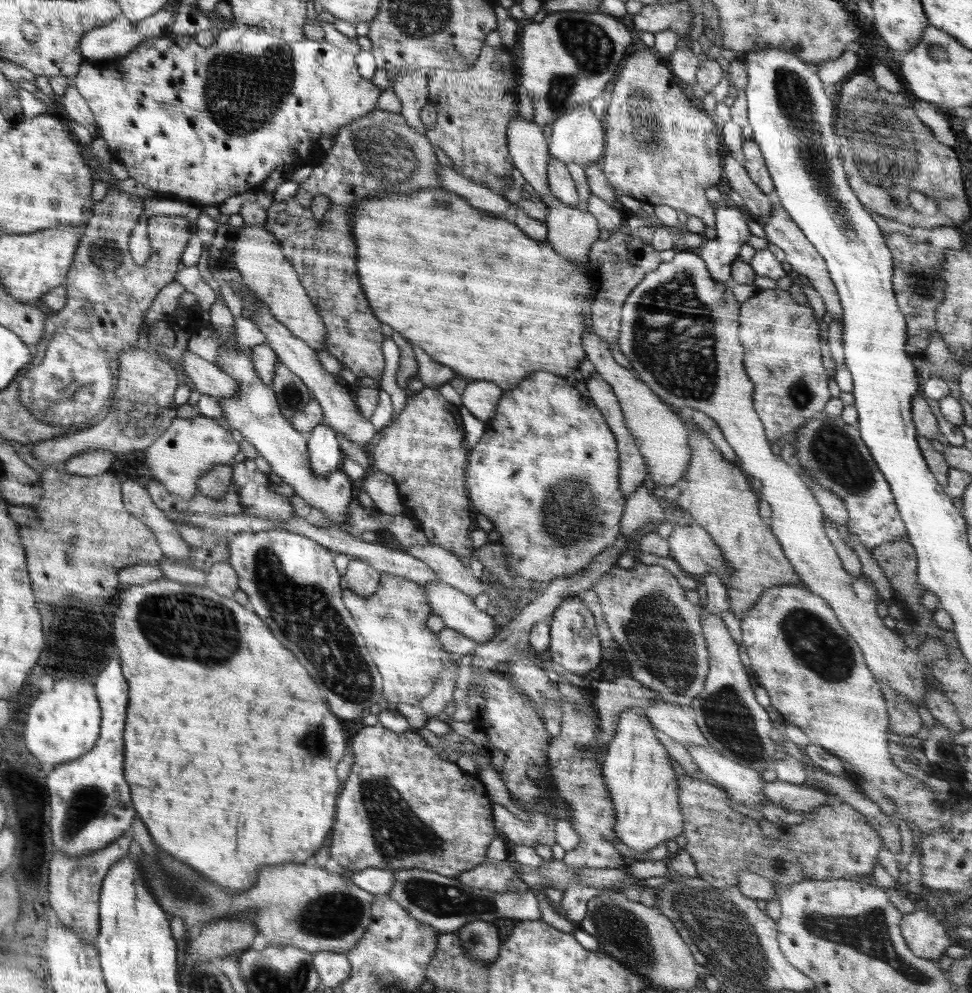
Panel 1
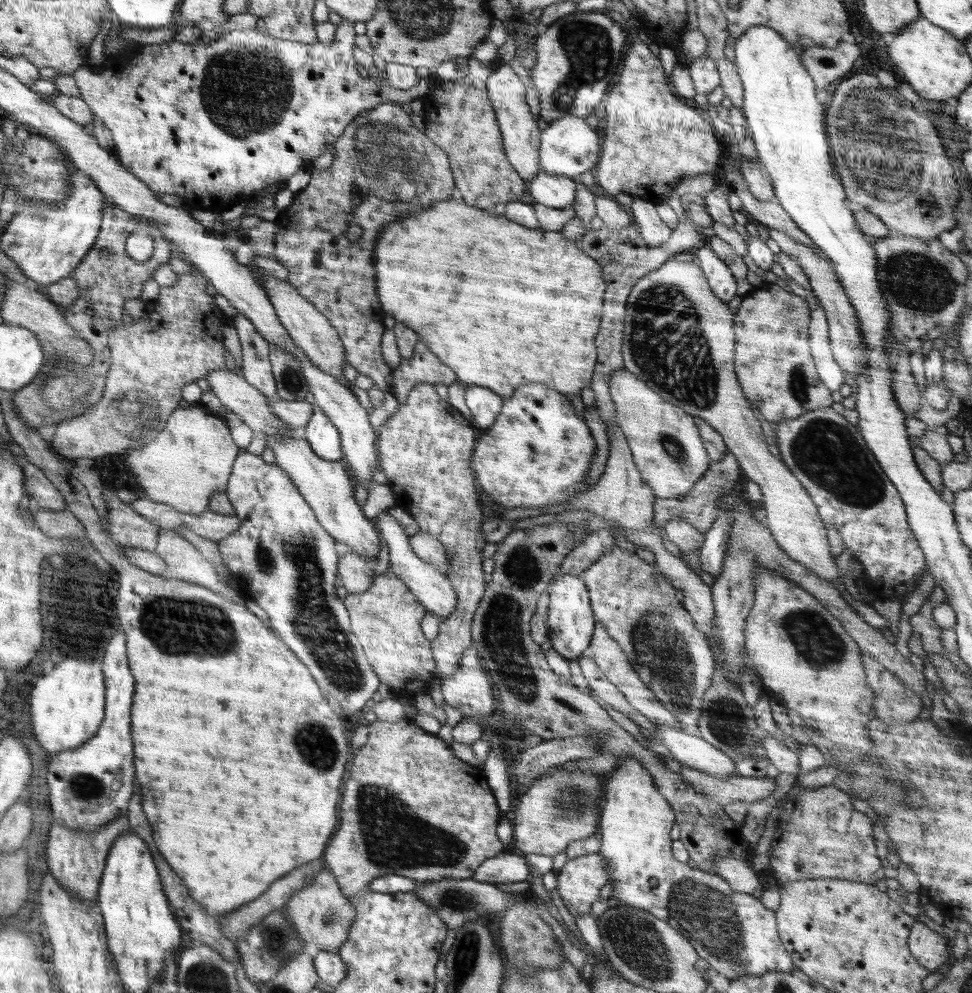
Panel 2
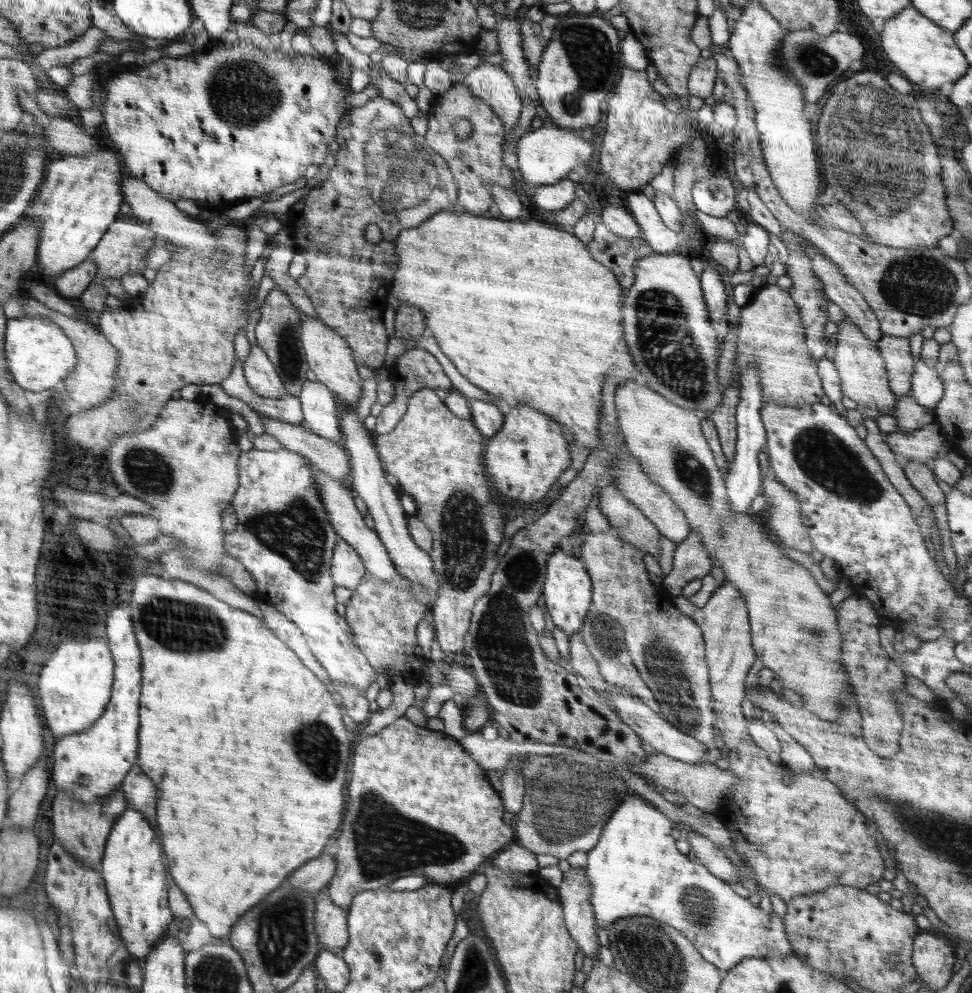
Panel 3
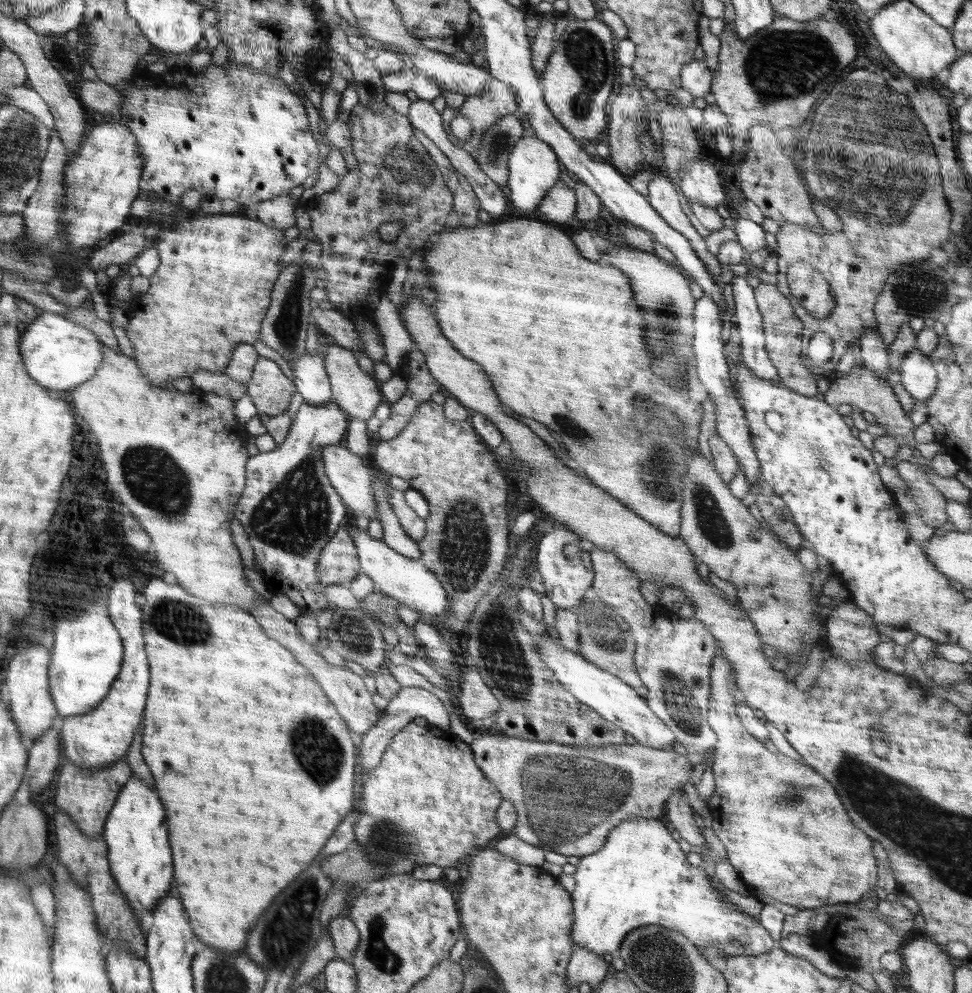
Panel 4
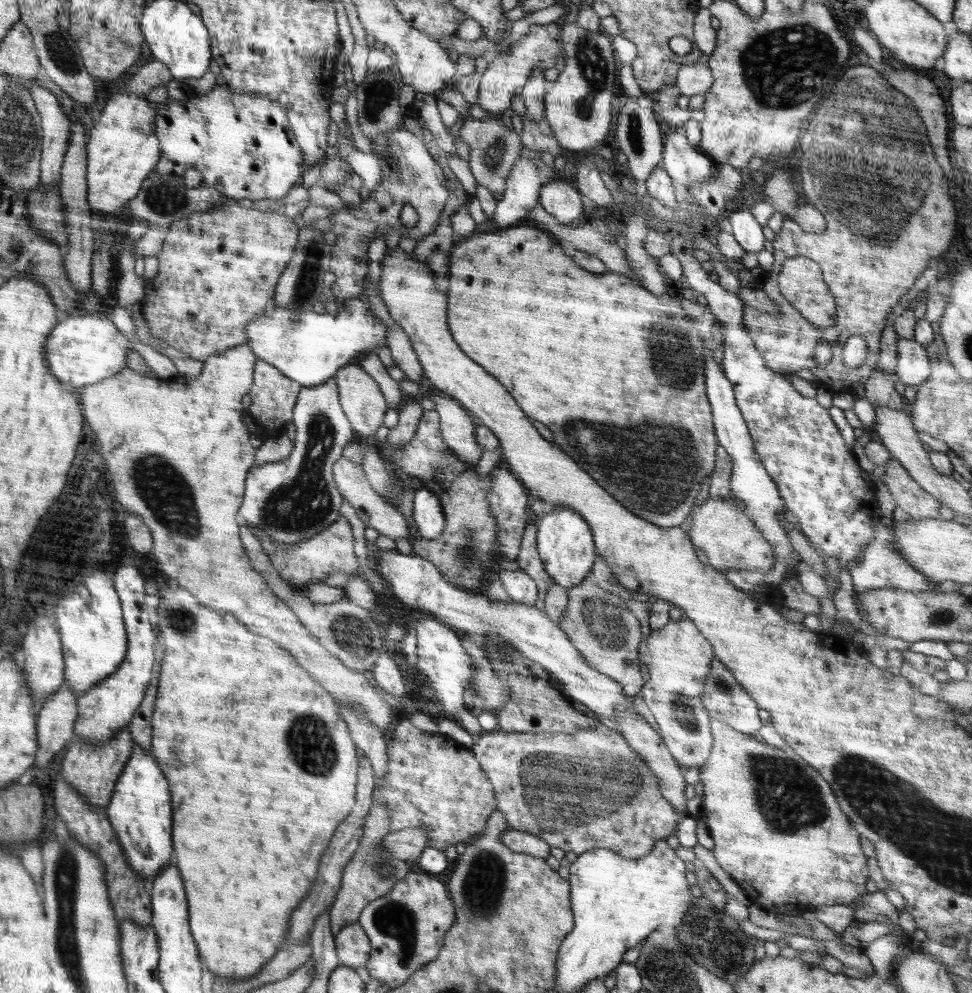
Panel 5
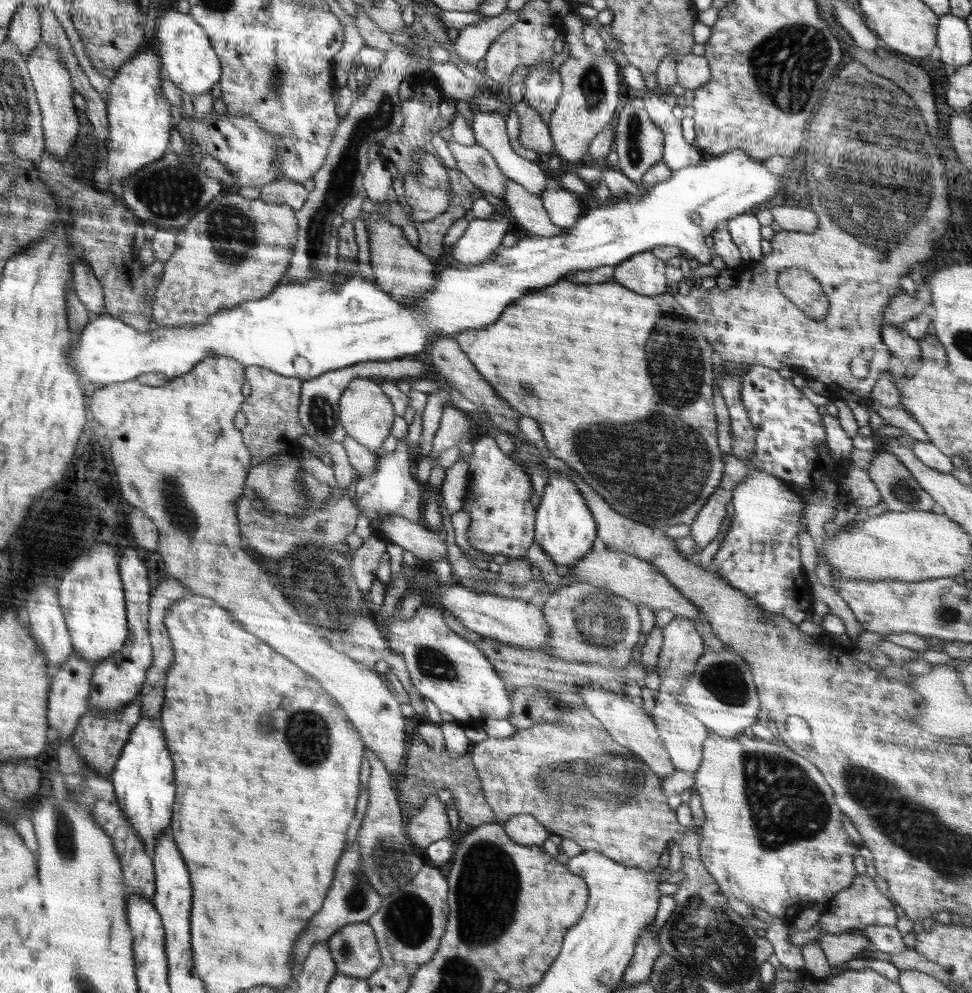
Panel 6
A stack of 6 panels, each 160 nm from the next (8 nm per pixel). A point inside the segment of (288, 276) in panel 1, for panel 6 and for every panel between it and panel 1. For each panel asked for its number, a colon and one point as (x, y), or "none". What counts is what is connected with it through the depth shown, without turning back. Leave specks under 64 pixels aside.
2: (311, 331)
3: (329, 356)
4: (353, 390)
5: (360, 396)
6: (366, 413)

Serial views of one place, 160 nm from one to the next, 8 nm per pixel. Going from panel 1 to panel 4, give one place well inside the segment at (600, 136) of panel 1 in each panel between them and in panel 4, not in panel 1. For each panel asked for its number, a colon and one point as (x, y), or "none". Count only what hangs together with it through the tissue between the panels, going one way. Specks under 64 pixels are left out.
2: (569, 147)
3: (546, 155)
4: (533, 169)

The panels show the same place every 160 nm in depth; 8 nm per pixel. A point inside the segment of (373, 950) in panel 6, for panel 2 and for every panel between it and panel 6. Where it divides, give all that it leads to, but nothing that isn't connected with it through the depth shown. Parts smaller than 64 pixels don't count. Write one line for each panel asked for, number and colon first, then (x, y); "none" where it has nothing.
2: (319, 912)
3: (329, 922)
4: (343, 932)
5: (353, 947)

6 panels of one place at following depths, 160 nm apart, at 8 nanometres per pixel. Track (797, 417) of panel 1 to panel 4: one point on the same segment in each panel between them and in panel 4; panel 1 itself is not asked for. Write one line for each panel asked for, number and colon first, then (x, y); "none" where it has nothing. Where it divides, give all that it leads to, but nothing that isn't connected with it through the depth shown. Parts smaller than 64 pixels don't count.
2: (774, 365)
3: (770, 329)
4: (783, 330)

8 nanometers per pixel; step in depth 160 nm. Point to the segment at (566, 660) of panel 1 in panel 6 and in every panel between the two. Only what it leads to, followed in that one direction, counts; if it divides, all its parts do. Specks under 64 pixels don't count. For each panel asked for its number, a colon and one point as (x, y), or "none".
2: (570, 619)
3: (567, 590)
4: (567, 573)
5: (565, 543)
6: (565, 529)

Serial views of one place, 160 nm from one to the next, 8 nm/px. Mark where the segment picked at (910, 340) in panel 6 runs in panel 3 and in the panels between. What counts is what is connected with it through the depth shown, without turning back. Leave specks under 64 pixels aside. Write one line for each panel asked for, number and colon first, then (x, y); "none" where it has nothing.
3: (927, 389)
4: (917, 375)
5: (913, 368)

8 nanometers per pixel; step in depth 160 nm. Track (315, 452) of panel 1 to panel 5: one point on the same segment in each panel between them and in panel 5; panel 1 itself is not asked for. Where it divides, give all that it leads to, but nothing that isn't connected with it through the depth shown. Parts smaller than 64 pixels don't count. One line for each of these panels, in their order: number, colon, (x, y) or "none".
2: (323, 437)
3: (318, 405)
4: (310, 377)
5: (308, 347)

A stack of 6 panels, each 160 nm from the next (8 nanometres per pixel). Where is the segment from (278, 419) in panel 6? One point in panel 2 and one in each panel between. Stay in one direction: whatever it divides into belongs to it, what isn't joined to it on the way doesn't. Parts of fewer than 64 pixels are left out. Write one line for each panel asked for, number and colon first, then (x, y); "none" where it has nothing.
2: (256, 369)
3: (259, 372)
4: (271, 391)
5: (274, 395)

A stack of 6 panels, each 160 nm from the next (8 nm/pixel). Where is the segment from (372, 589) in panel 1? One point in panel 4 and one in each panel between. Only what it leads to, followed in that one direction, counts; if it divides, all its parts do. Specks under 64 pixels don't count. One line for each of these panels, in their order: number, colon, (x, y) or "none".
2: (354, 570)
3: (347, 569)
4: (338, 564)

